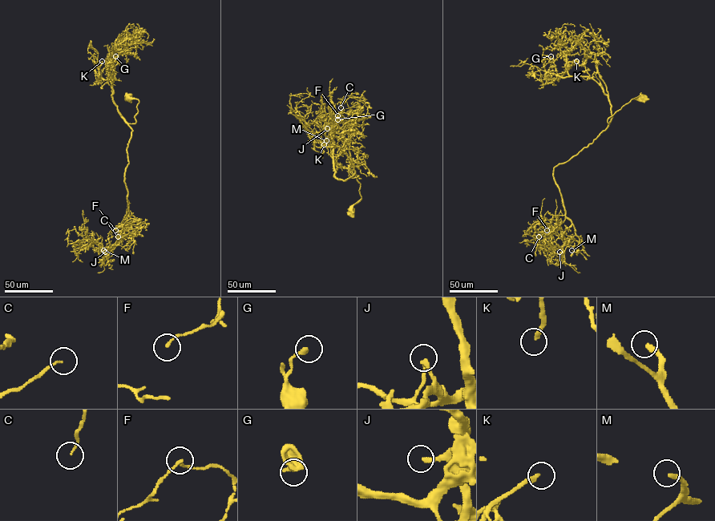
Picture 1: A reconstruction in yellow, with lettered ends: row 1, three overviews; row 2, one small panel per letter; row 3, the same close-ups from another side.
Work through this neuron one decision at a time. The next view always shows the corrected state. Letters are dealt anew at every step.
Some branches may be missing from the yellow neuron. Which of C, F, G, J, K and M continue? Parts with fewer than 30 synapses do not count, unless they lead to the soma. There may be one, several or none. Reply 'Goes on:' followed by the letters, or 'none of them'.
Goes on: J, K, M

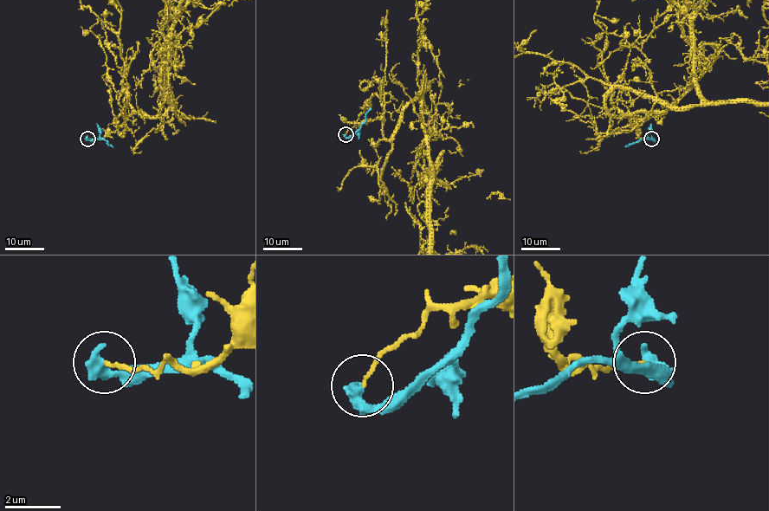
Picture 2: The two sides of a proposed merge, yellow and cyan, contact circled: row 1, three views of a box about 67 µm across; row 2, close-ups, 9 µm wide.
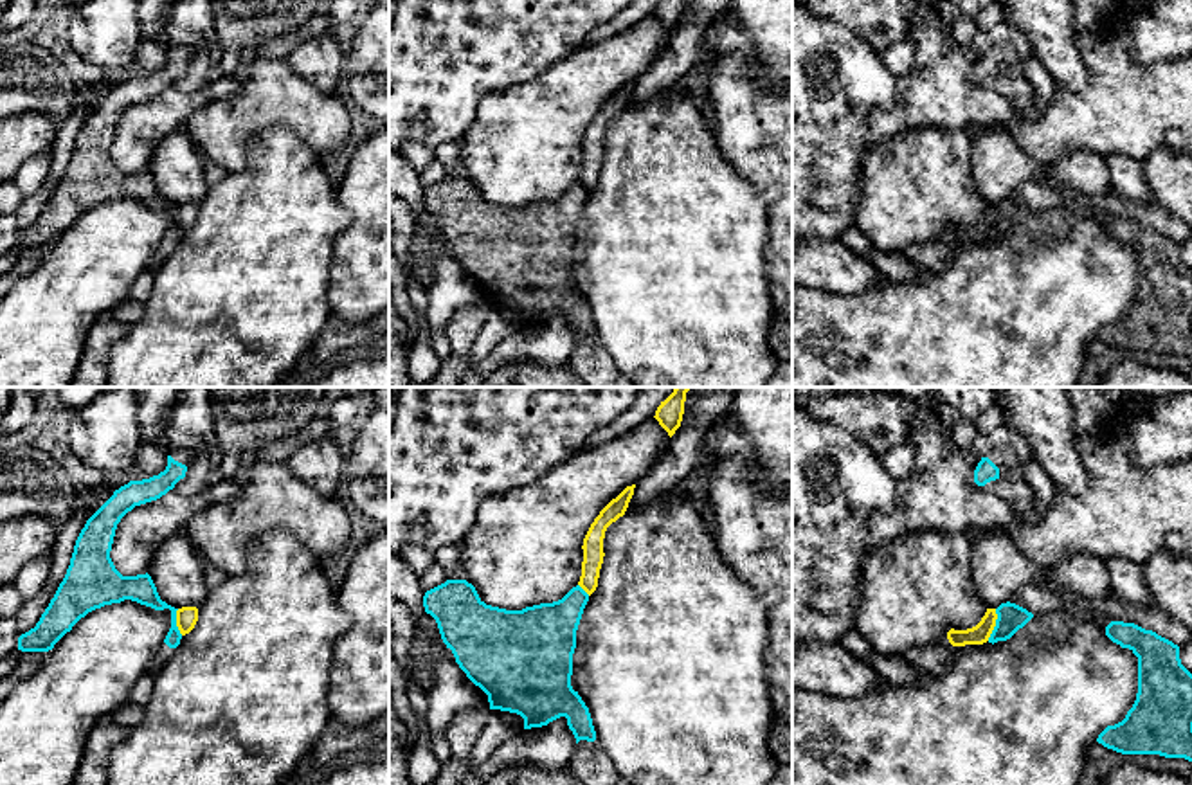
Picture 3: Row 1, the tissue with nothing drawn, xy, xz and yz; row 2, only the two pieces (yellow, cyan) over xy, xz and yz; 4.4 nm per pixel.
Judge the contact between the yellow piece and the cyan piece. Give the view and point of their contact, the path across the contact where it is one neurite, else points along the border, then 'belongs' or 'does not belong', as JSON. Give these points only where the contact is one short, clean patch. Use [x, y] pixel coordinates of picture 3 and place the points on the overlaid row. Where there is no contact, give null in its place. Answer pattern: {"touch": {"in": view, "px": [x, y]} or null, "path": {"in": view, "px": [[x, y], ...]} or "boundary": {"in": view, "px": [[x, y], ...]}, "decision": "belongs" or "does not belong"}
{"touch": {"in": "yz", "px": [994, 625]}, "boundary": {"in": "yz", "px": [[996, 609], [996, 625], [987, 640]]}, "decision": "does not belong"}

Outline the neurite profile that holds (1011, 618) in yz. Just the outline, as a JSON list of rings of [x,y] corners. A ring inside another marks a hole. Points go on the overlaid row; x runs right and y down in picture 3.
[[[1010,601],[1001,603],[996,609],[996,614],[996,627],[989,637],[989,643],[992,645],[998,641],[1010,639],[1019,628],[1023,628],[1034,618],[1032,612]]]

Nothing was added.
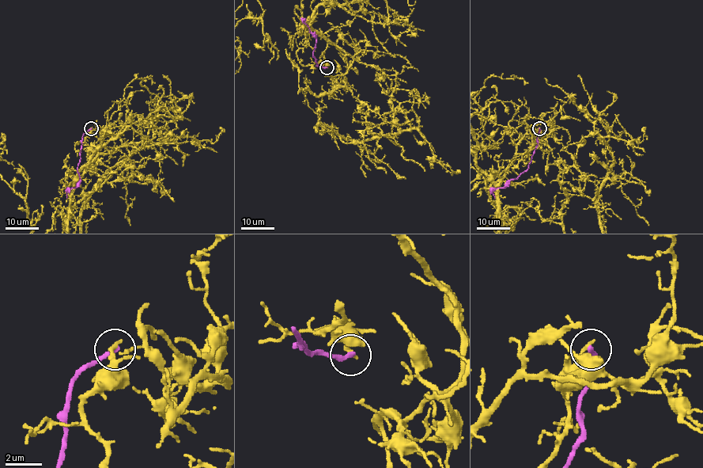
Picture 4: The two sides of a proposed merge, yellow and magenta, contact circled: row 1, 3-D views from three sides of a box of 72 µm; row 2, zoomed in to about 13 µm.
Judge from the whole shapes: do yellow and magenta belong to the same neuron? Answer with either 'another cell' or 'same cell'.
another cell

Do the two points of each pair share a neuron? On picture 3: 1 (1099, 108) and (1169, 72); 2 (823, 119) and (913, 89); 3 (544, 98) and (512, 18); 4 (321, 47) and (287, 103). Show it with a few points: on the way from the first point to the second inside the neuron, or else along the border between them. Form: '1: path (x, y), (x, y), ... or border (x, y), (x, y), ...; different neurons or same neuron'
1: path (1117, 108), (1133, 108), (1151, 90); same neuron
2: border (899, 78), (897, 99), (877, 107), (868, 123); different neurons
3: border (571, 54), (557, 60), (532, 80), (496, 94); different neurons
4: border (285, 60), (308, 83), (334, 94); different neurons

